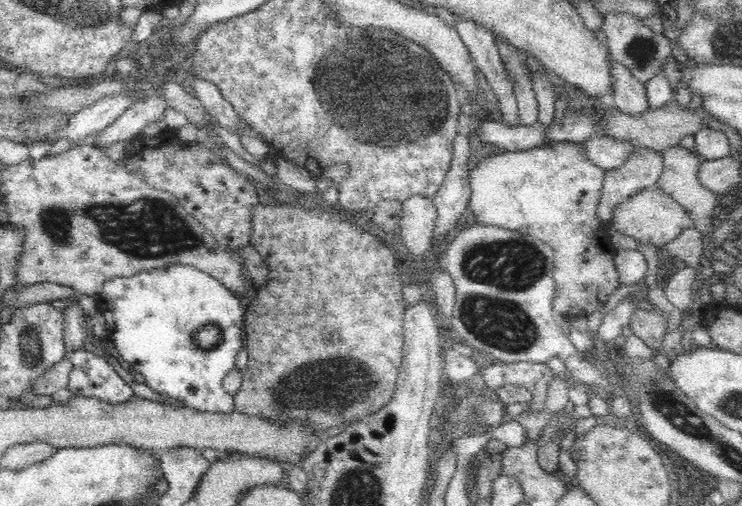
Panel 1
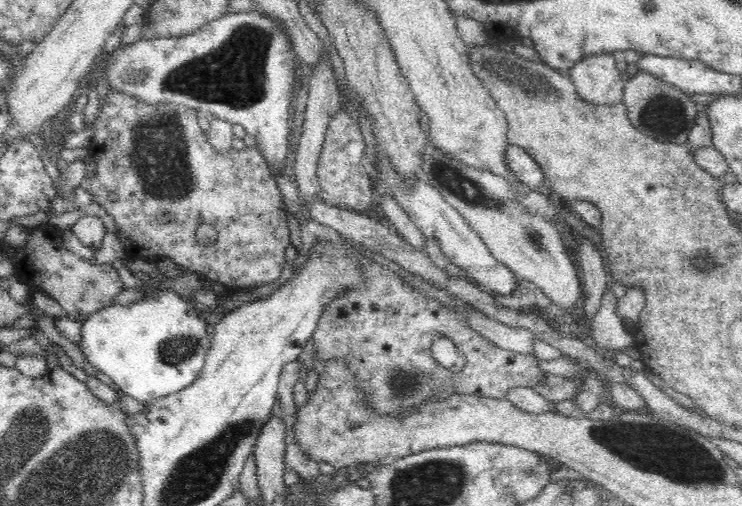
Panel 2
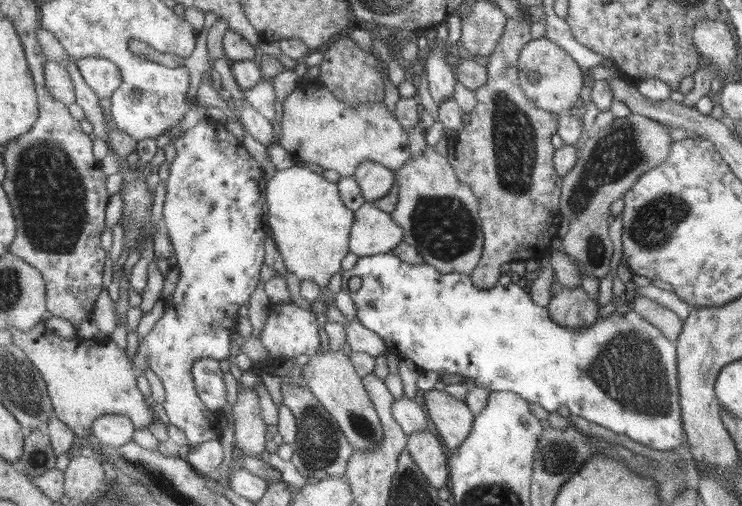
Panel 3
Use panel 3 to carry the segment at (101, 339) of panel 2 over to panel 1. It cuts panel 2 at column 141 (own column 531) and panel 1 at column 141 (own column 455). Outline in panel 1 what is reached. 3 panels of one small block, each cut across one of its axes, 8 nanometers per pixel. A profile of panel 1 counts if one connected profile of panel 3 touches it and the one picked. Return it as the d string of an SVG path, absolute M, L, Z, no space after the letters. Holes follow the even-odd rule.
M172 265L168 268L141 272L134 276L120 276L120 278L107 280L107 282L103 284L102 292L98 295L97 299L99 301L99 312L106 320L108 338L110 343L112 343L112 347L114 347L113 355L116 356L121 363L126 365L126 367L142 374L146 379L145 384L148 385L148 387L161 394L180 399L183 402L183 406L198 409L200 411L231 413L235 409L233 396L223 388L223 381L235 368L236 355L244 348L243 327L245 326L245 312L242 309L240 300L238 300L234 293L228 290L222 282L193 266Z

